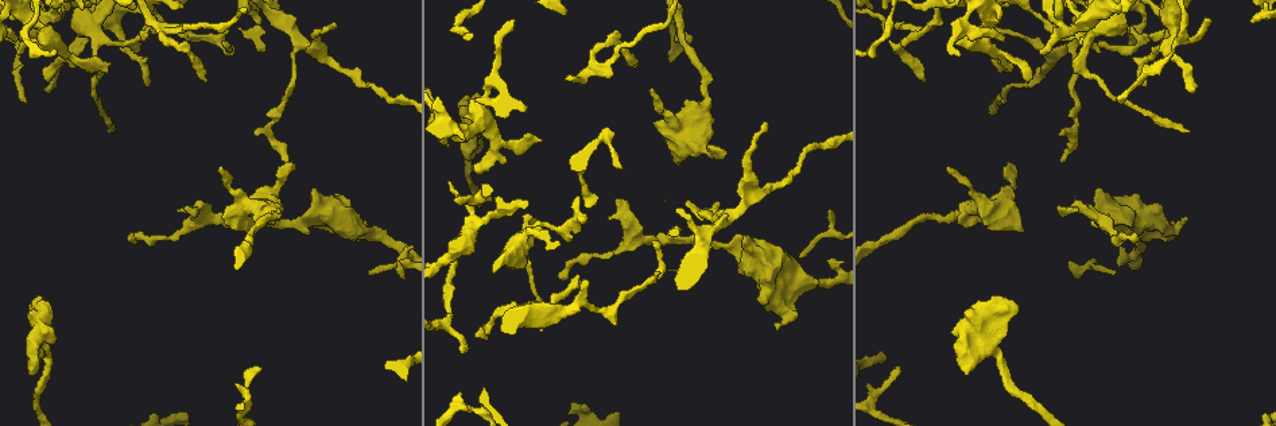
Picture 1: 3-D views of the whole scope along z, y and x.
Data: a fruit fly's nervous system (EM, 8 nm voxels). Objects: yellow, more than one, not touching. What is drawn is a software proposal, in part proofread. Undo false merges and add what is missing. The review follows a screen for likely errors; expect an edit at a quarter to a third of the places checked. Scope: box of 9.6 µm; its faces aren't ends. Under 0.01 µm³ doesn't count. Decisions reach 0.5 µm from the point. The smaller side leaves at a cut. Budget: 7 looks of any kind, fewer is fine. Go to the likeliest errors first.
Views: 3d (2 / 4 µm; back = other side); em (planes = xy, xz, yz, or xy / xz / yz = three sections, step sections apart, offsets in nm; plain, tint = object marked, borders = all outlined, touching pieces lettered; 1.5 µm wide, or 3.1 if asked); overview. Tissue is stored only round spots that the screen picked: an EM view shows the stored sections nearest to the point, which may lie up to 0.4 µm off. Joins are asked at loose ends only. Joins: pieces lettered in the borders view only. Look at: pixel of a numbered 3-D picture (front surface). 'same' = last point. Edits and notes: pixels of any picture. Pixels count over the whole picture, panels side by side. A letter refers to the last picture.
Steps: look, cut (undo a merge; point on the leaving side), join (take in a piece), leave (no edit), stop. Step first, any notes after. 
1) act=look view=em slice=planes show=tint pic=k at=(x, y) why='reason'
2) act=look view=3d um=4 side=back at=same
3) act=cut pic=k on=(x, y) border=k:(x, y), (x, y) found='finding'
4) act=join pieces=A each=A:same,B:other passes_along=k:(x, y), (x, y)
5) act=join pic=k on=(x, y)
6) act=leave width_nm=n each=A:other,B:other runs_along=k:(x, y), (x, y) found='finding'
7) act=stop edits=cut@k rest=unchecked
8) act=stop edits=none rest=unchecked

act=look view=3d um=4 pic=1 at=(967, 373)

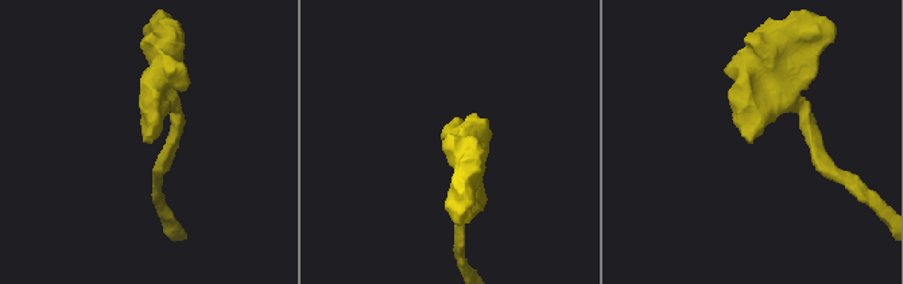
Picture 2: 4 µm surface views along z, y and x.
act=look view=em um=3.1 slice=xy step=8 show=borders pic=2 at=(143, 141) why='need the tissue'

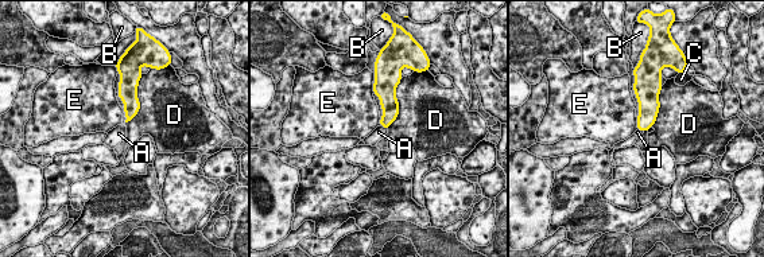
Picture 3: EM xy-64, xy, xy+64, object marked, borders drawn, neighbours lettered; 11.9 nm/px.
act=look view=em um=3.1 slice=yz step=16 show=borders at=same

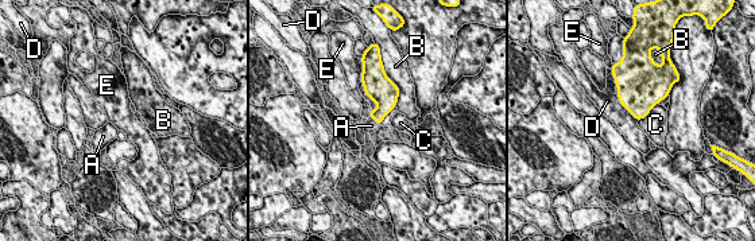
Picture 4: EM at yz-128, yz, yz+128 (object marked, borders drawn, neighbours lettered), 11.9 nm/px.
act=join pieces=A each=A:same,B:other,C:other,D:other,E:other passes_along=4:(386, 102), (375, 120), (371, 125) found='the cell continues'

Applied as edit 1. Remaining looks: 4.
act=look view=overview

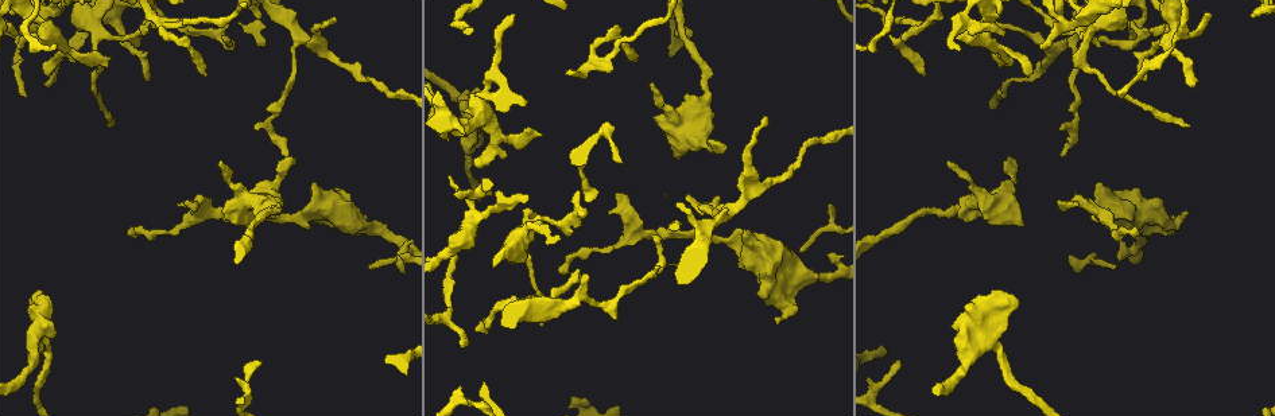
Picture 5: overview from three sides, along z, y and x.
act=look view=3d um=2 pic=5 at=(287, 154)

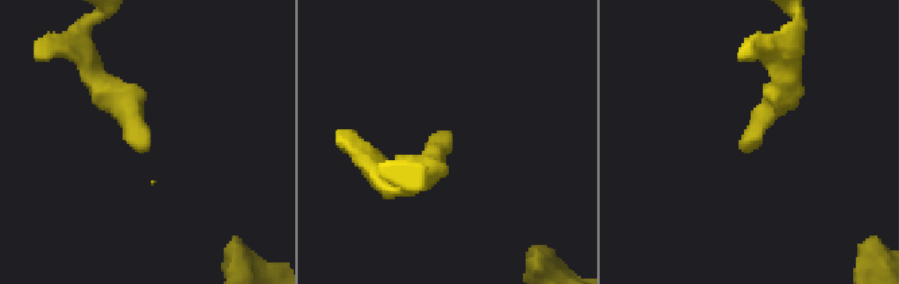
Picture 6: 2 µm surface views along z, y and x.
act=look view=em slice=planes show=plain pic=6 at=(139, 150)

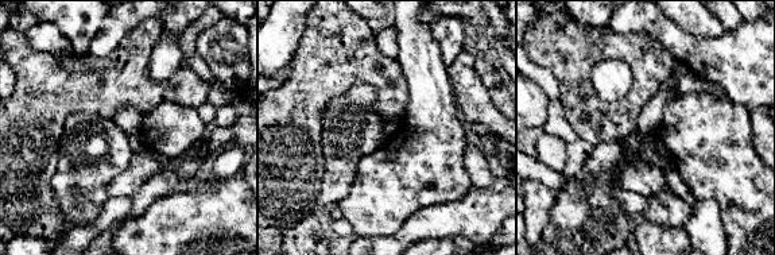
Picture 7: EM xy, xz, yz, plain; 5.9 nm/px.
act=look view=em slice=planes show=borders at=same

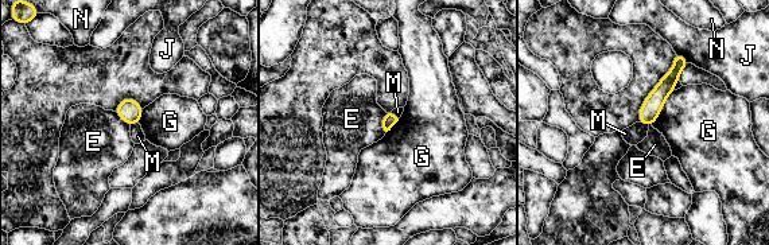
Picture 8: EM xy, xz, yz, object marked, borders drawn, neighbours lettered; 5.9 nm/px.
act=leave longest_contact=G:260nm each=E:other,G:other,J:other,M:other,N:other found='none of them fits'

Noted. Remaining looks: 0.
act=stop edits=join@4 rest=unchecked

